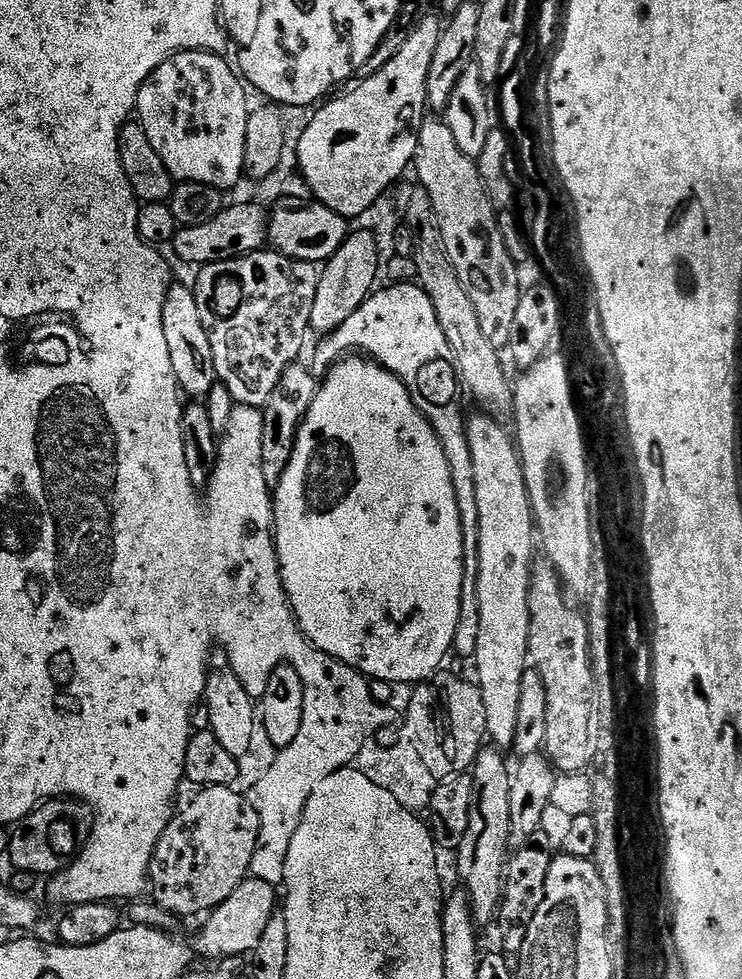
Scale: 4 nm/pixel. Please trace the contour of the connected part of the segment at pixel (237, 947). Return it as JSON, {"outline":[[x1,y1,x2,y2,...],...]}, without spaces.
{"outline":[[249,878,243,880,238,886,238,890,234,890,234,894,230,894,230,898,226,898,226,902,220,905,207,917,208,925,200,932,200,937,196,940,196,952,200,956,209,956,210,959,216,960,219,956,244,956,255,953,258,942,262,938,262,934,266,934,266,926,270,922,270,918,278,908,278,892,275,887,261,880]]}

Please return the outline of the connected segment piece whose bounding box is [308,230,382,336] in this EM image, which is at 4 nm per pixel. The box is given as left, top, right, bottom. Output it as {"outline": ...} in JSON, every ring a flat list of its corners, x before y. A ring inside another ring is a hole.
{"outline":[[363,230,351,233,321,269,318,290,315,291,314,305,308,319,309,329,313,333,320,333,320,336,335,332,370,297,381,264,373,234]]}

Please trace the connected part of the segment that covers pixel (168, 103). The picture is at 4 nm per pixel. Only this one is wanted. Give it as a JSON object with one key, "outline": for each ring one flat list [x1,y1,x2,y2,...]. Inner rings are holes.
{"outline":[[177,52,162,62,162,66,158,66,158,70,154,70,151,78,140,88,135,115,146,130,146,138,150,138,150,146,154,146,154,154,162,158,173,181,227,190,245,175,246,122,250,105,244,93,245,81,224,58,215,52]]}

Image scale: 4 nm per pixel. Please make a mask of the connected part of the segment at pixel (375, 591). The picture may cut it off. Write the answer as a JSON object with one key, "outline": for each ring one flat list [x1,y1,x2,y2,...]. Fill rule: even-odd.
{"outline":[[344,358,331,365,327,372,328,377,317,387,314,402,308,407,308,413,300,424,290,462,280,476,280,483,274,488,276,553,280,559,280,573,288,604,296,615,300,633,319,652,361,672,369,681,381,680,393,686,423,685,444,668,444,659,448,652,450,656,453,651,462,606,464,539,452,471,442,450,442,442,430,426,427,415,420,411,412,400,411,391,393,372,387,372,371,358]]}

